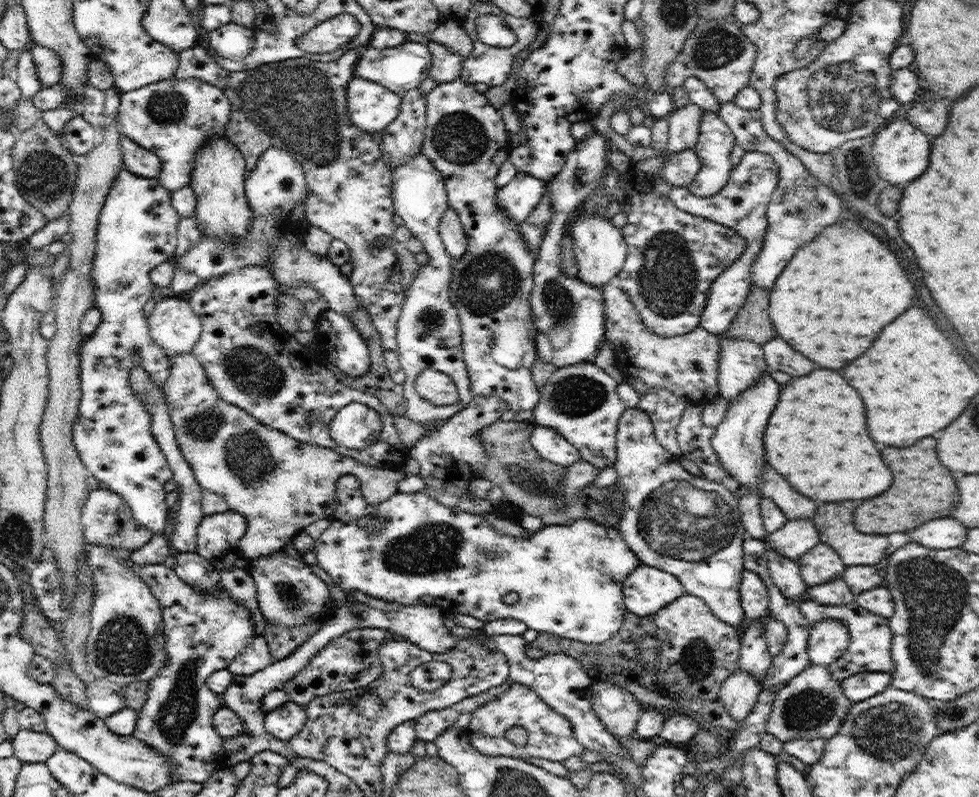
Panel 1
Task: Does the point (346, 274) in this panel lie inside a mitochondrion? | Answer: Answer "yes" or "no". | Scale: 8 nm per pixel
no

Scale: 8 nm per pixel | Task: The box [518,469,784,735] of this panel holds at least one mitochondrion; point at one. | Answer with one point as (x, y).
(690, 522)

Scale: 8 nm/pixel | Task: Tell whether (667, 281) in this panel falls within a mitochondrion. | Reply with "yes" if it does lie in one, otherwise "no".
yes

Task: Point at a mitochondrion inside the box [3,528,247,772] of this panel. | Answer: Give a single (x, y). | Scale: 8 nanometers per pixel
(122, 646)

